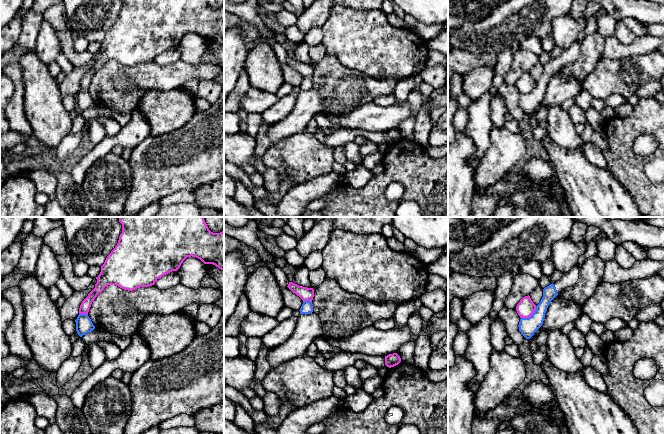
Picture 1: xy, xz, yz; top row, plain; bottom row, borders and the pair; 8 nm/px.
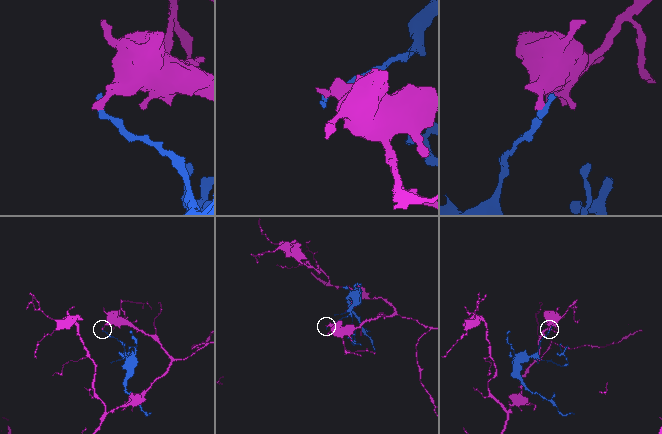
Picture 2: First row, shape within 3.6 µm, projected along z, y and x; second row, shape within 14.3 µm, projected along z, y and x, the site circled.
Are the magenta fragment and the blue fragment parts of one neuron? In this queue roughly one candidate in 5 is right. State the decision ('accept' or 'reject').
reject

